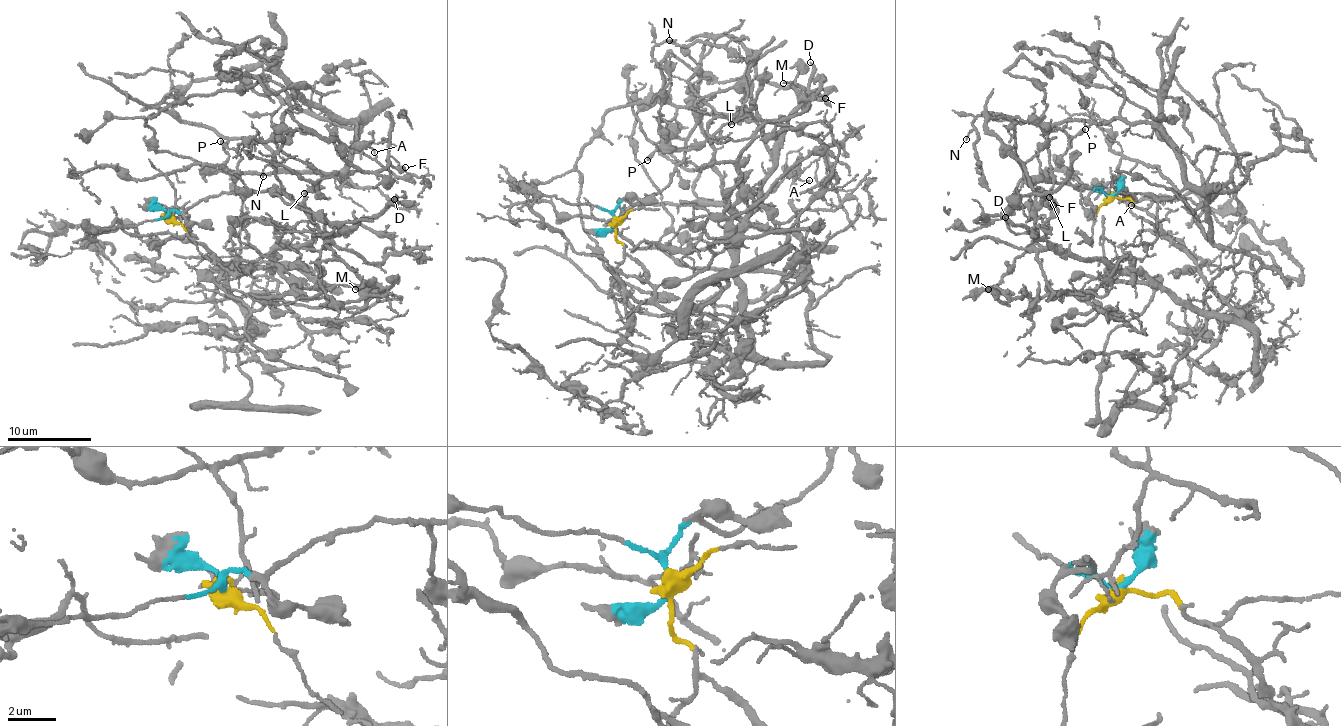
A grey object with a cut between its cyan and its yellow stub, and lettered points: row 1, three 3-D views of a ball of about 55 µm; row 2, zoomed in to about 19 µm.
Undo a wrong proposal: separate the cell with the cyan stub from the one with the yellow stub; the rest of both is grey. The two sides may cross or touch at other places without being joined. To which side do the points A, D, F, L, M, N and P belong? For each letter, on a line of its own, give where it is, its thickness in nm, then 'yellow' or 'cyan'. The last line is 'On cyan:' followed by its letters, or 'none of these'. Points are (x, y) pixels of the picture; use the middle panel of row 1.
A: place (809, 180); calibre 120 nm; cyan
D: place (810, 62); calibre 240 nm; yellow
F: place (825, 98); calibre 480 nm; cyan
L: place (731, 124); calibre 180 nm; cyan
M: place (783, 83); calibre 170 nm; yellow
N: place (669, 40); calibre 90 nm; cyan
P: place (647, 160); calibre 320 nm; cyan
On cyan: A, F, L, N, P

